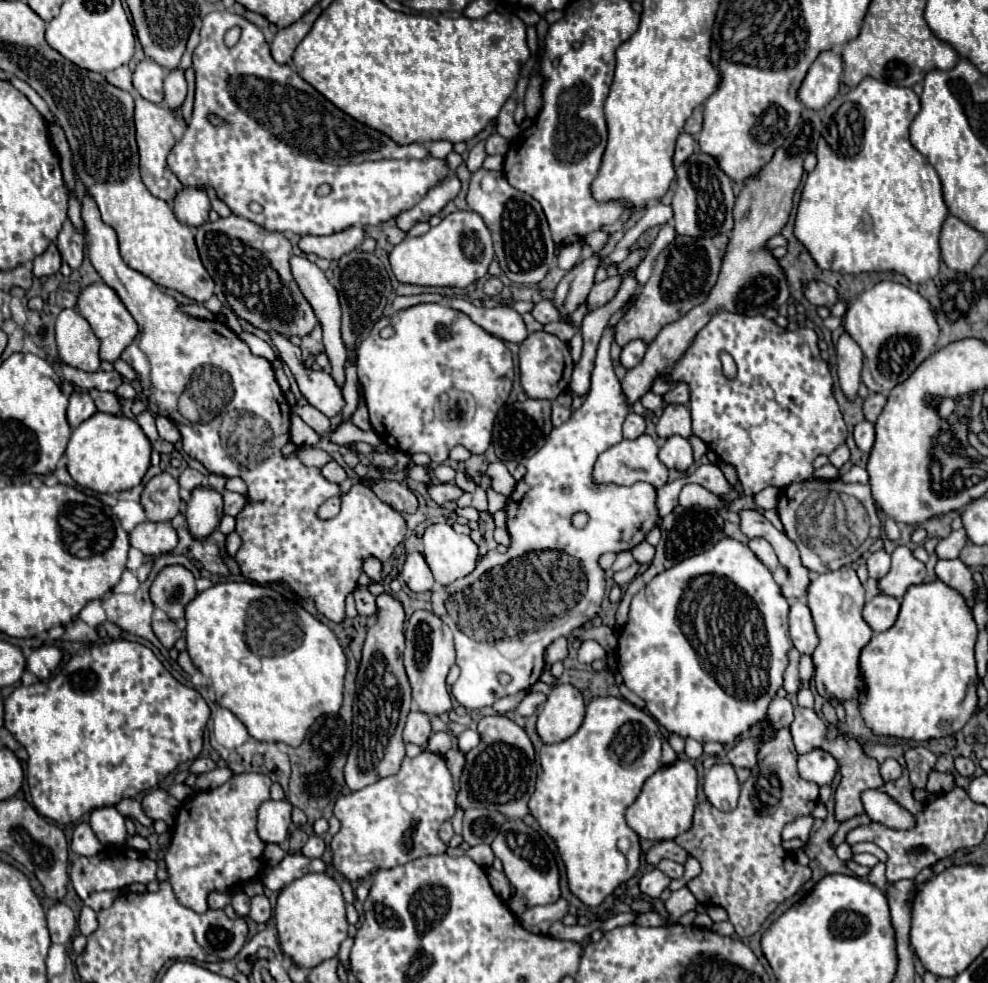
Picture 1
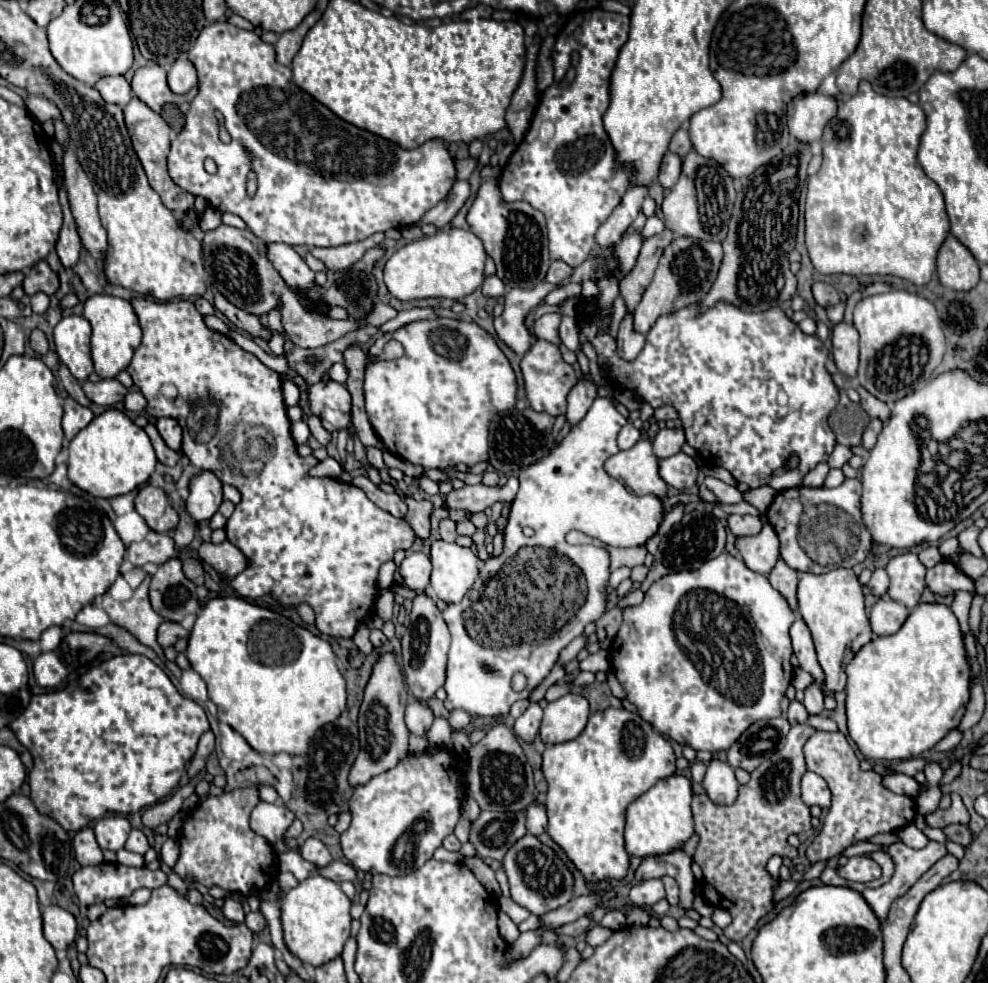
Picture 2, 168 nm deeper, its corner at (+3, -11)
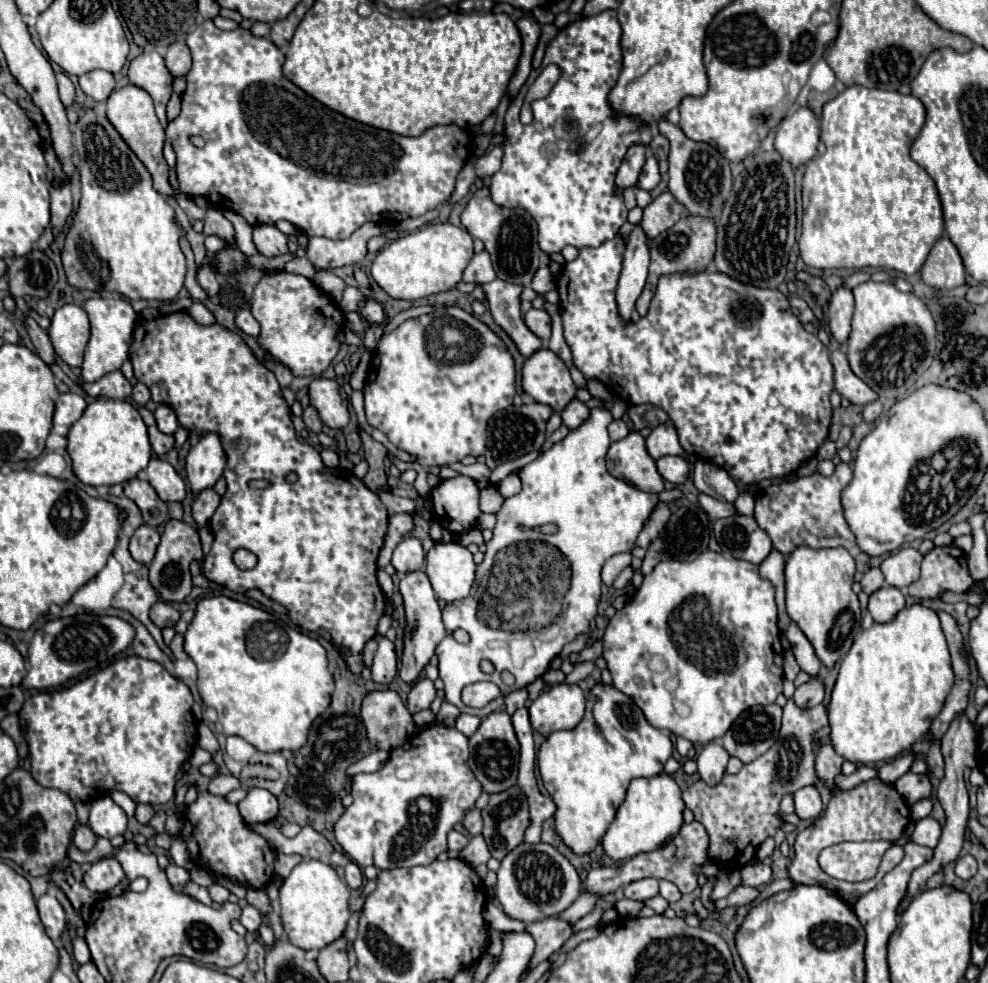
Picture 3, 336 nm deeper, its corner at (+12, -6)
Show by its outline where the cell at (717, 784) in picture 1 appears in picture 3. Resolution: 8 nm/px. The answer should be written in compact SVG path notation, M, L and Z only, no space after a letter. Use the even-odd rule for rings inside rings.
M717 742L705 744L701 754L697 756L697 766L699 766L701 780L709 786L719 784L723 774L725 774L727 760L729 760L729 754L725 752L725 748L721 744L717 744Z

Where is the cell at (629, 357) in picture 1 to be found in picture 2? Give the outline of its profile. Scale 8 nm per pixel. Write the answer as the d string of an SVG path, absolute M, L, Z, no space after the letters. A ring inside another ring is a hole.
M632 313L624 315L624 319L620 321L620 327L618 327L618 337L616 337L618 353L628 361L632 361L644 347L644 335L634 329L632 317L634 317Z

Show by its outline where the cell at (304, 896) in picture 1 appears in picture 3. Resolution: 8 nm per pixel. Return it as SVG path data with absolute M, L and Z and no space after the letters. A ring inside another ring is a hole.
M307 860L293 868L279 890L281 922L289 942L303 950L321 950L343 936L349 920L349 886L341 882L333 866L321 860Z

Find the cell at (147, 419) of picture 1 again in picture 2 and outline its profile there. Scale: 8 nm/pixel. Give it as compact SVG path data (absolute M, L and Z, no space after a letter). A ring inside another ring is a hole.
M150 423L150 425L146 427L146 433L148 433L148 437L150 437L150 441L152 441L154 449L156 449L158 461L164 463L164 465L176 465L180 455L178 455L174 449L170 449L170 447L162 441L162 437L160 437L160 433L158 433L158 429L156 429L156 425Z

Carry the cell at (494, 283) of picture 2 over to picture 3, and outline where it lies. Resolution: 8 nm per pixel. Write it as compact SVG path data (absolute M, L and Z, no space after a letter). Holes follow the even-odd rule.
M483 250L481 254L475 254L469 262L469 268L465 268L463 282L475 282L475 284L487 284L495 280L495 270L491 266L489 254Z

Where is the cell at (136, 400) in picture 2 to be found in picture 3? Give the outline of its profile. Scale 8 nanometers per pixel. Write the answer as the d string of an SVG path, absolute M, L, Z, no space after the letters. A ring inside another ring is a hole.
M137 382L135 386L133 386L133 394L131 394L131 398L137 402L137 404L147 404L149 402L149 398L151 398L151 394L149 394L149 390L147 390L147 386L145 384L141 384L141 382Z

